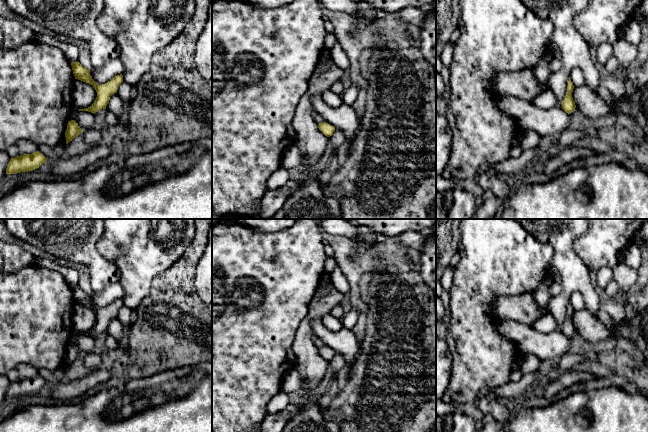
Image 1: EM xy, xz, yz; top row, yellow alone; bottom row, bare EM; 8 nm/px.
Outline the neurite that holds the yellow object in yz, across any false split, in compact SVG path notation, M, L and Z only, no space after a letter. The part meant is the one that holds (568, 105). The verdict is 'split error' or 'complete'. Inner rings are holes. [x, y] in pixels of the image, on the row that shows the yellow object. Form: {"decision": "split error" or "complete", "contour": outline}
{"decision": "complete", "contour": "M569 77L567 85L567 93L562 100L562 106L561 106L561 108L568 114L571 114L576 108L575 102L572 97L572 92L574 87L575 86L573 85Z"}

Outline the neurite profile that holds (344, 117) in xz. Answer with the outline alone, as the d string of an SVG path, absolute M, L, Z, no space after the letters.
M317 95L312 98L312 104L317 114L320 114L326 123L340 128L351 143L359 129L359 118L353 106L342 104L339 107L329 107L322 98Z

